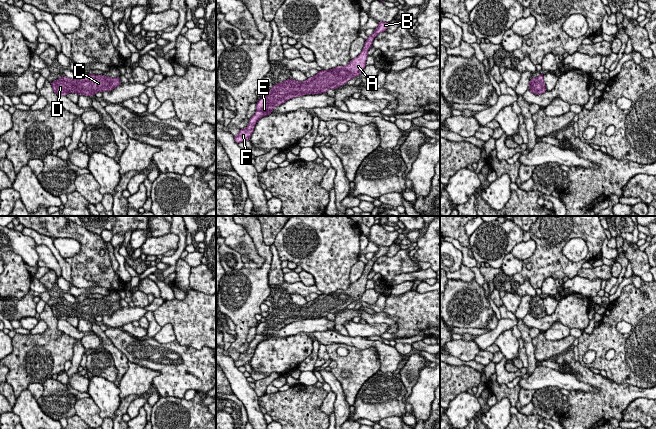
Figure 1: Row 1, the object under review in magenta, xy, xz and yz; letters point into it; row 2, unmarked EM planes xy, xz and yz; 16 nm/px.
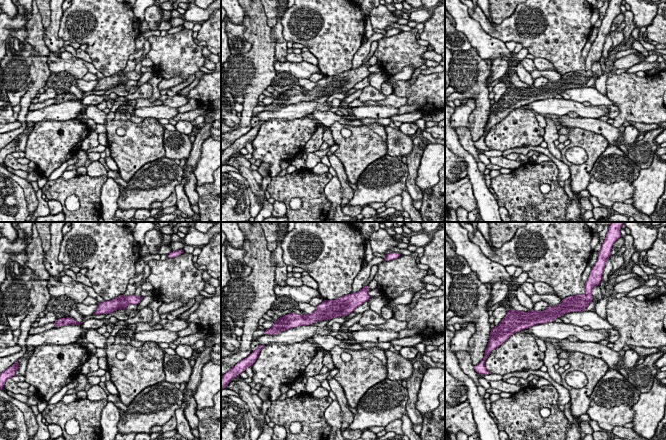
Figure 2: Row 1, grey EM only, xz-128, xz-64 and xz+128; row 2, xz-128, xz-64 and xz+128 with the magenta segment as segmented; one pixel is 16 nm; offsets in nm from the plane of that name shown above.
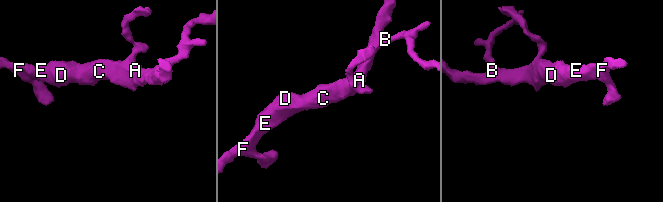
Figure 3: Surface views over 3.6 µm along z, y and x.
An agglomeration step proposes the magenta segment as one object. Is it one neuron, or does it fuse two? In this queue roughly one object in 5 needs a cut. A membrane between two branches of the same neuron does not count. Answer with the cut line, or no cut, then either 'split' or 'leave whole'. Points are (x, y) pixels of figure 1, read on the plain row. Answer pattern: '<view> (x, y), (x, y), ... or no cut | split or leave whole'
no cut | leave whole

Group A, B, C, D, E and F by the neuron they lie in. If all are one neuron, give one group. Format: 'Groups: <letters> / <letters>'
Groups: A B C D E F

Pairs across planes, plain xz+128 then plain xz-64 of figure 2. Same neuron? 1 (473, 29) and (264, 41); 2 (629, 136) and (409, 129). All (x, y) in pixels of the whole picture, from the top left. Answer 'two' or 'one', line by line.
1: two
2: one

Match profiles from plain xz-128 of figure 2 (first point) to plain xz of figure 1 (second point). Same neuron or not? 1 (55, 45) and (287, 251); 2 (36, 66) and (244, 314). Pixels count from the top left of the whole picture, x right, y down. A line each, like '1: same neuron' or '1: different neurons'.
1: different neurons
2: same neuron

